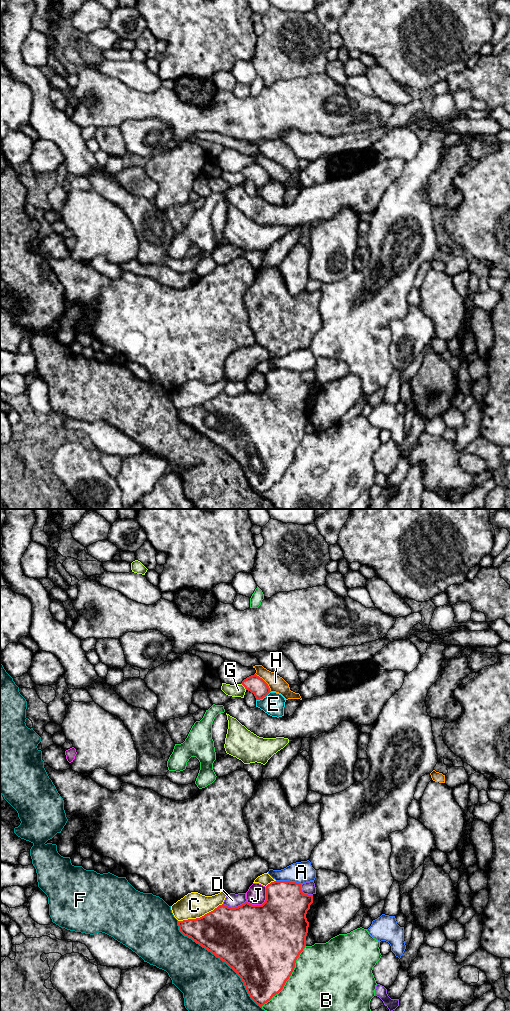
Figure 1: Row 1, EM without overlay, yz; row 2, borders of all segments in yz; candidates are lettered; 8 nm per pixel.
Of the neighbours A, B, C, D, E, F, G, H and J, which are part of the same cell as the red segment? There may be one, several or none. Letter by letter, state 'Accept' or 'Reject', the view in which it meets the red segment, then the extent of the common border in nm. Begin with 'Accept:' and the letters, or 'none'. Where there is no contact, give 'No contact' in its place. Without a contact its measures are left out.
Accept: none
A: Reject. Touches red in yz. Shared border 200 nm
B: Reject. Touches red in yz. Shared border 600 nm
C: Reject. Touches red in yz. Shared border 380 nm
D: Reject. Touches red in yz. Shared border 190 nm
E: Reject. Touches red in yz. Shared border 140 nm
F: Reject. Touches red in yz. Shared border 950 nm
G: Reject. Touches red in yz. Shared border 70 nm
H: Reject. Touches red in yz. Shared border 200 nm
J: Reject. Touches red in yz. Shared border 200 nm

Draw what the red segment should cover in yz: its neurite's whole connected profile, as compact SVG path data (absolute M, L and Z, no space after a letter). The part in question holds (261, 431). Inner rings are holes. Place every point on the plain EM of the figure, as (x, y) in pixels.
M274 369L266 374L266 388L262 393L248 390L231 396L224 392L196 407L178 409L180 420L224 449L241 466L251 487L260 495L270 489L284 475L291 464L297 446L306 434L309 410L306 402L313 391L313 383L304 382L301 372Z

